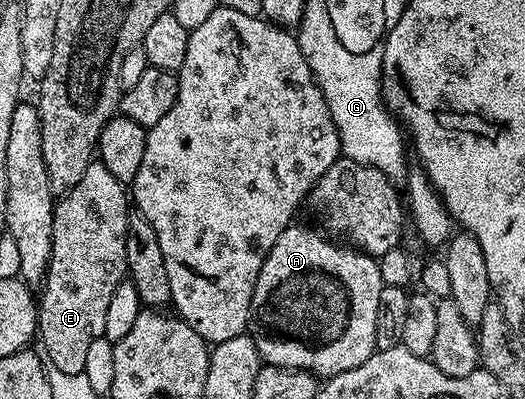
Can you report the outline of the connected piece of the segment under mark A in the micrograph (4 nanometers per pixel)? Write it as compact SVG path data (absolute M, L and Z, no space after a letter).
M291 224L281 233L267 260L263 260L249 309L247 333L253 339L264 365L306 370L308 374L316 374L318 379L328 380L339 372L359 368L359 364L363 364L363 360L370 358L377 349L375 312L379 312L382 288L379 264L371 254L362 254L348 245L336 246L328 242L333 240L320 229L308 230L297 225Z

